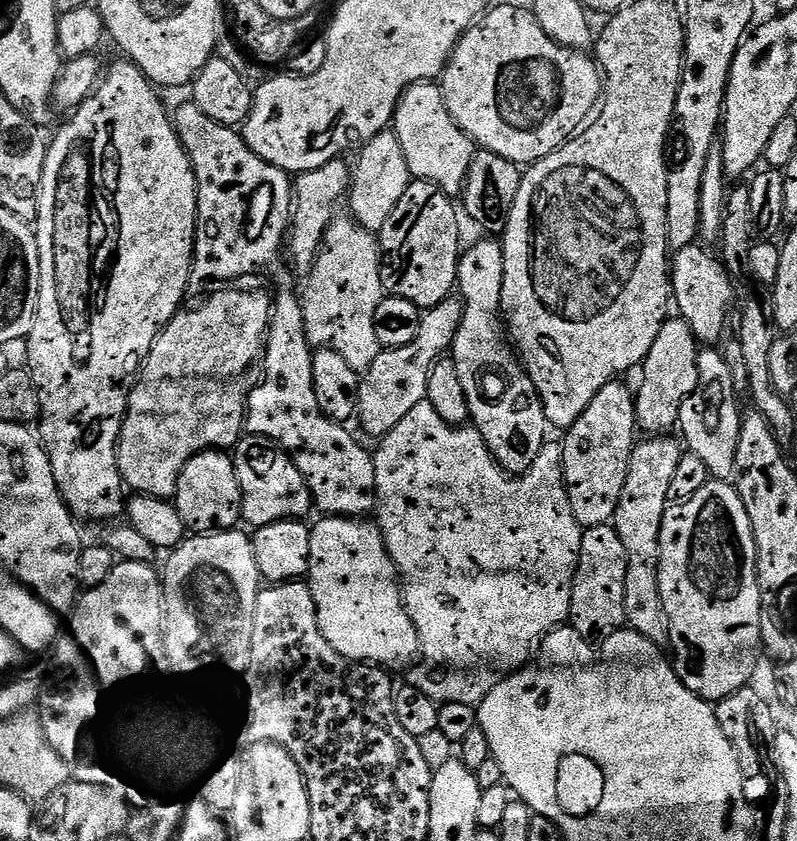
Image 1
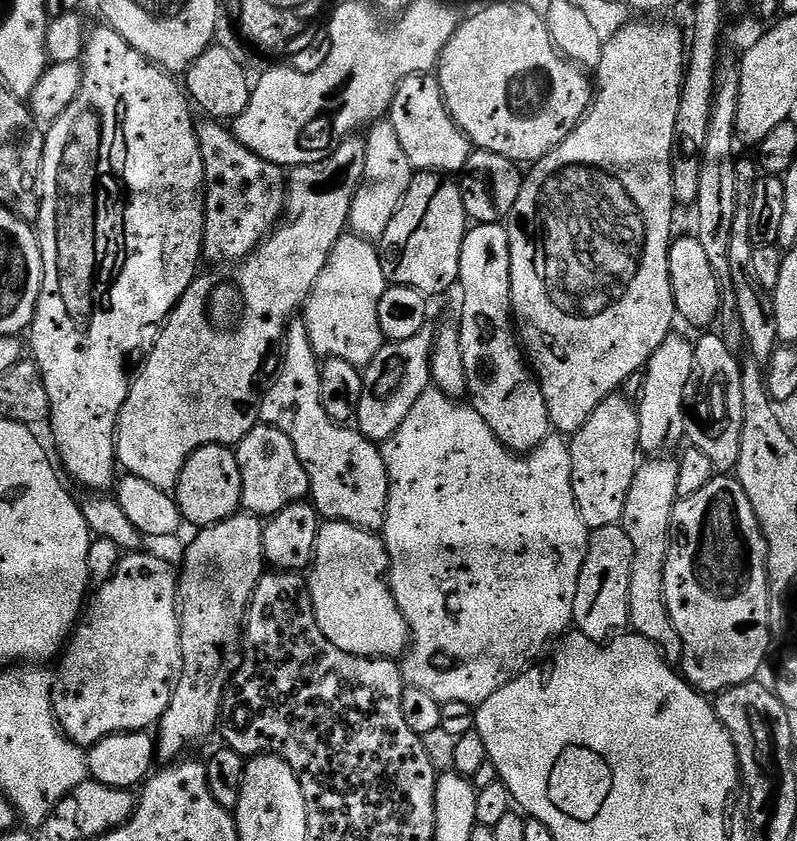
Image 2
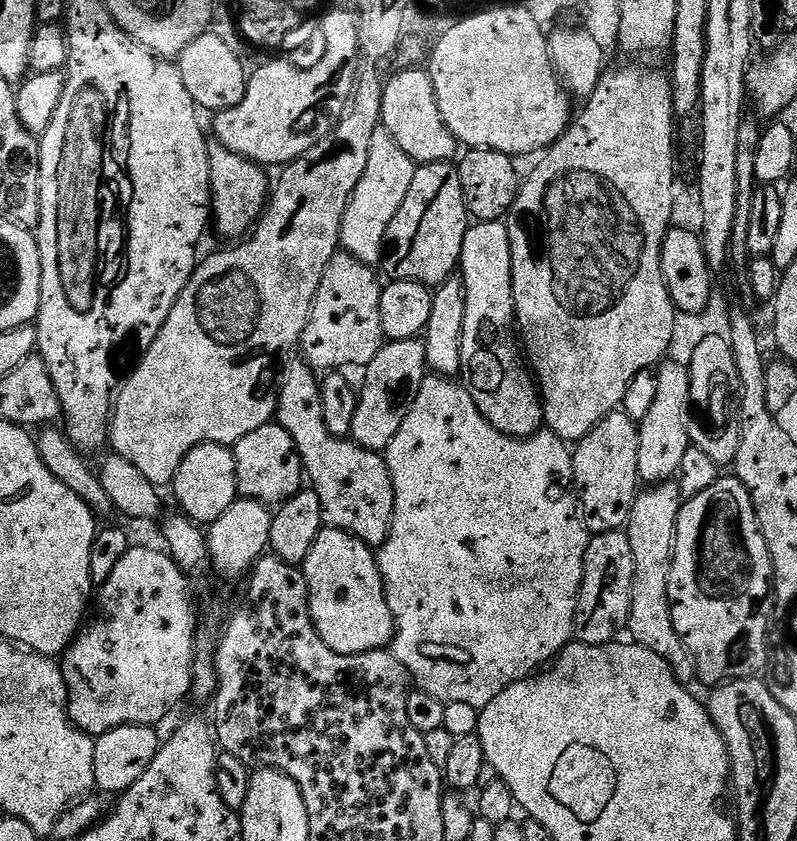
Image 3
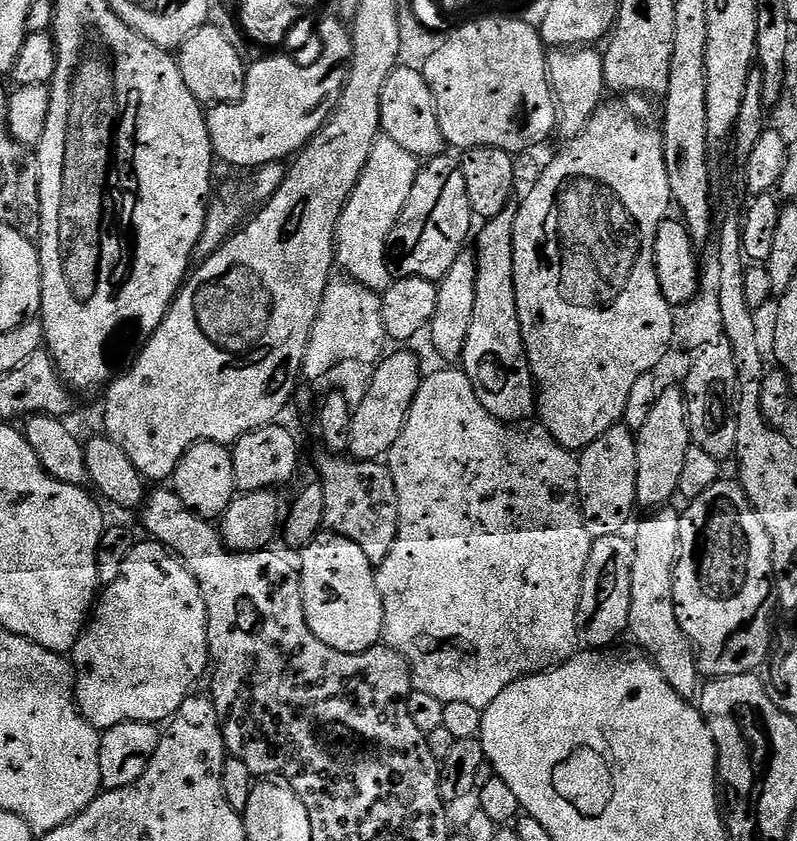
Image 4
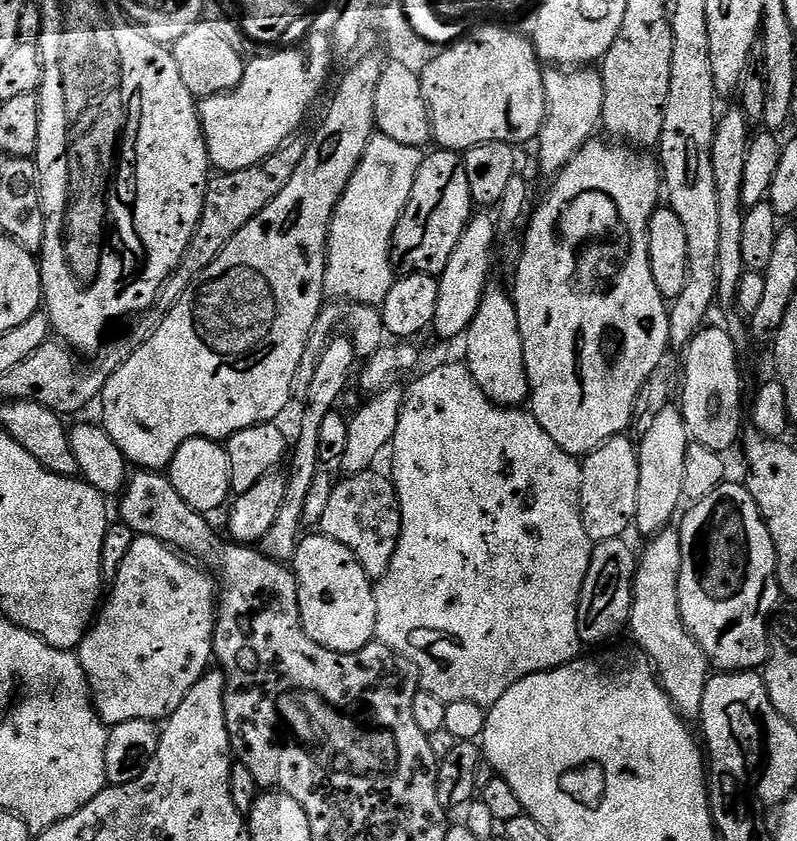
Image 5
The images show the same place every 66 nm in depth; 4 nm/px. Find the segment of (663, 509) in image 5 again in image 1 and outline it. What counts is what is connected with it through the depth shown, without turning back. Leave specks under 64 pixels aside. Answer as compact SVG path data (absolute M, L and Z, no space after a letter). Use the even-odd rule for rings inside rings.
M669 318L664 321L662 330L658 330L658 338L654 346L650 346L650 354L644 359L644 385L635 389L636 423L648 434L668 434L677 427L682 410L682 402L700 385L698 374L698 358L702 351L692 327L683 318Z

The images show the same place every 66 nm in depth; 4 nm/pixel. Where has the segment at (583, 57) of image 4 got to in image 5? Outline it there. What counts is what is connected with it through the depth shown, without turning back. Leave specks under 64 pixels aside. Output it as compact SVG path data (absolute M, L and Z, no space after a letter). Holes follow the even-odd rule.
M552 66L545 71L544 89L548 109L538 137L540 168L548 178L555 178L576 157L578 150L597 135L604 119L604 83L599 71L592 66L580 66L575 70Z

